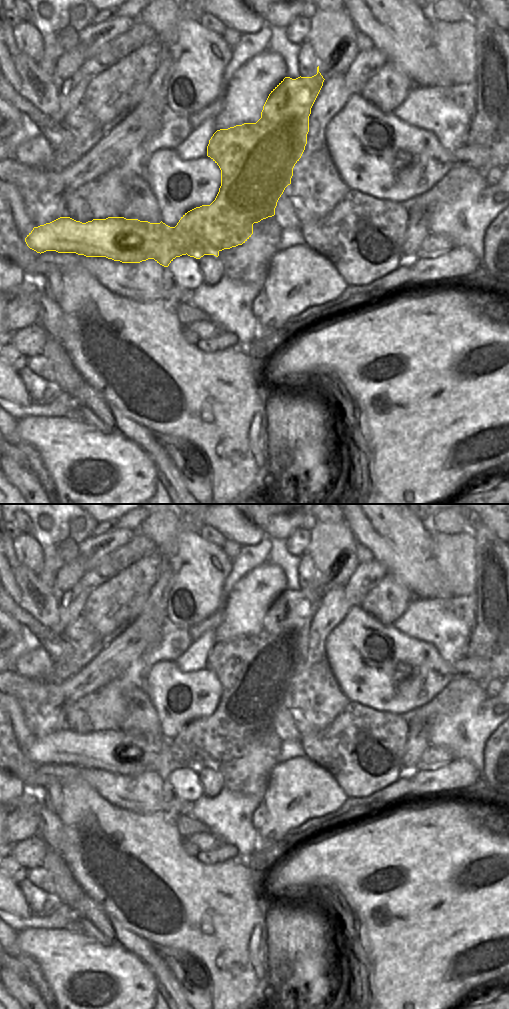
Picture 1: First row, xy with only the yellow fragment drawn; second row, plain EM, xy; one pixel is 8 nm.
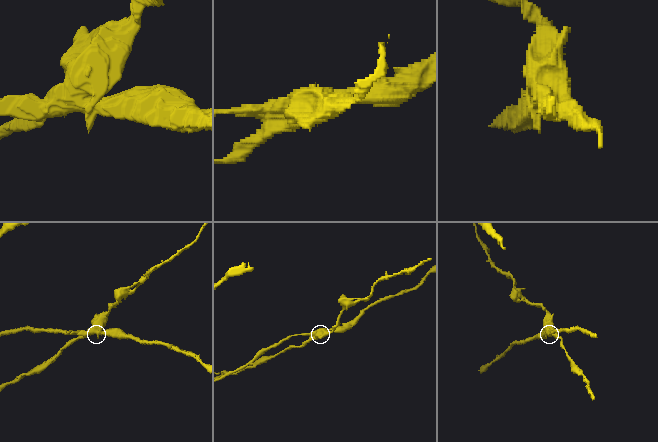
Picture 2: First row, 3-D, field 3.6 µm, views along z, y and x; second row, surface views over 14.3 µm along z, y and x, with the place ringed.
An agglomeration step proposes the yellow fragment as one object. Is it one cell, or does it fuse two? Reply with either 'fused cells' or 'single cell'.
fused cells

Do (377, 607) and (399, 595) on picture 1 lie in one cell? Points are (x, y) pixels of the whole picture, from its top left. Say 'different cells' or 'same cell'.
same cell

